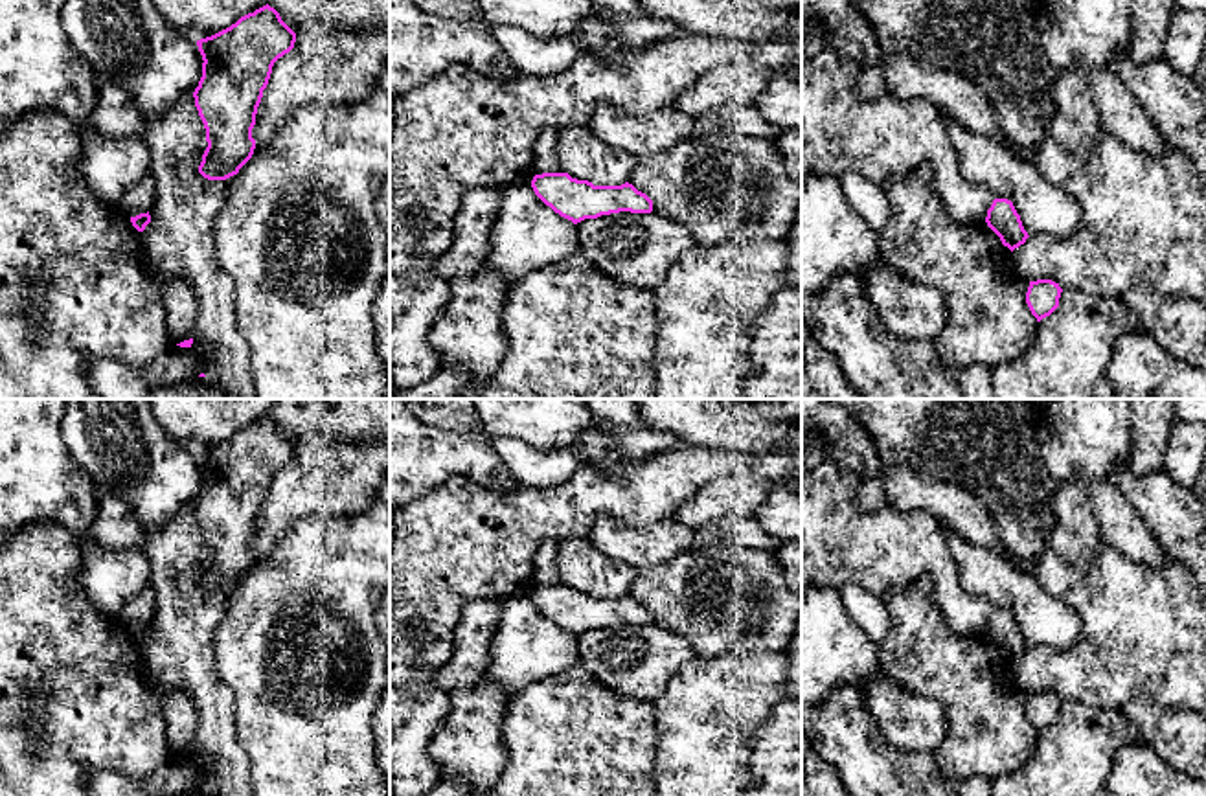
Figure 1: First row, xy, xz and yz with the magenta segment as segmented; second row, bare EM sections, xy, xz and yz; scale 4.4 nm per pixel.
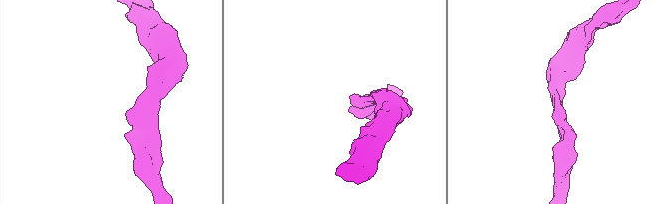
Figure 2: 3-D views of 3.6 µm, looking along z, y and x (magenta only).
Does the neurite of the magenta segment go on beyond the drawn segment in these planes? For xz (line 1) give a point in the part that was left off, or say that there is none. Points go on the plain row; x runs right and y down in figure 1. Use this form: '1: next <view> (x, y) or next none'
1: next none

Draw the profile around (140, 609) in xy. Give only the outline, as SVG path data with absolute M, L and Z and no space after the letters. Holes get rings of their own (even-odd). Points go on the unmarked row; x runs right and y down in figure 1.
M149 586L134 596L121 610L118 621L129 631L151 623L156 608L156 592Z

